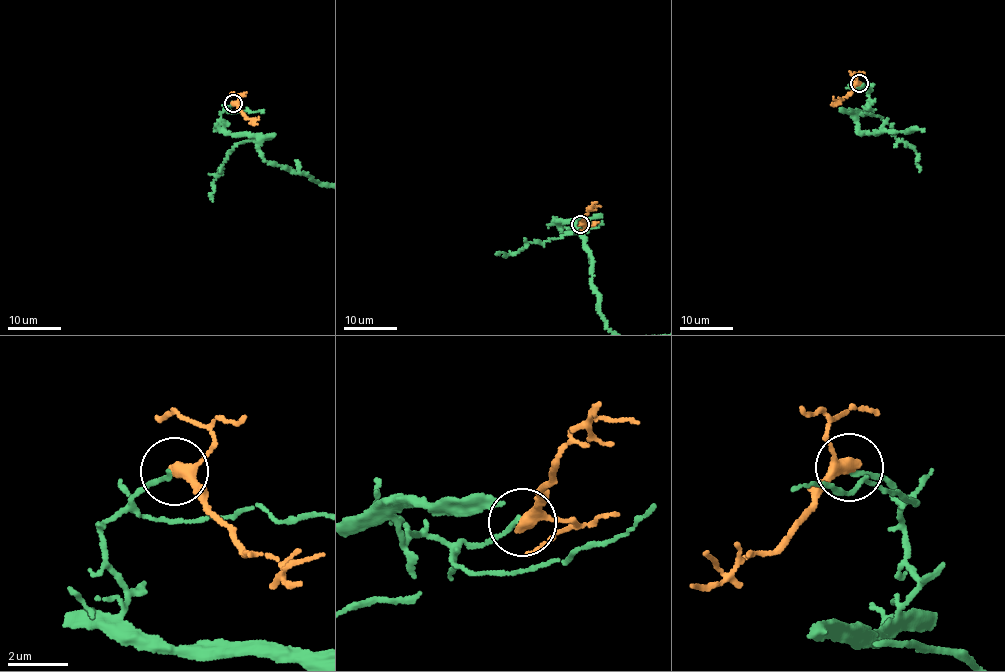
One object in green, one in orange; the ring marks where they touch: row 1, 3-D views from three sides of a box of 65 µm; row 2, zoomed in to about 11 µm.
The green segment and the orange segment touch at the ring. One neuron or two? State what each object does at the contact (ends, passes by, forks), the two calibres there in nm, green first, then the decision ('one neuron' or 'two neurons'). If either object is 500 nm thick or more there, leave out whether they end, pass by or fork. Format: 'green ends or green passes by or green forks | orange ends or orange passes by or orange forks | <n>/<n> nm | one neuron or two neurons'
green ends | orange passes by | 140/320 nm | two neurons

